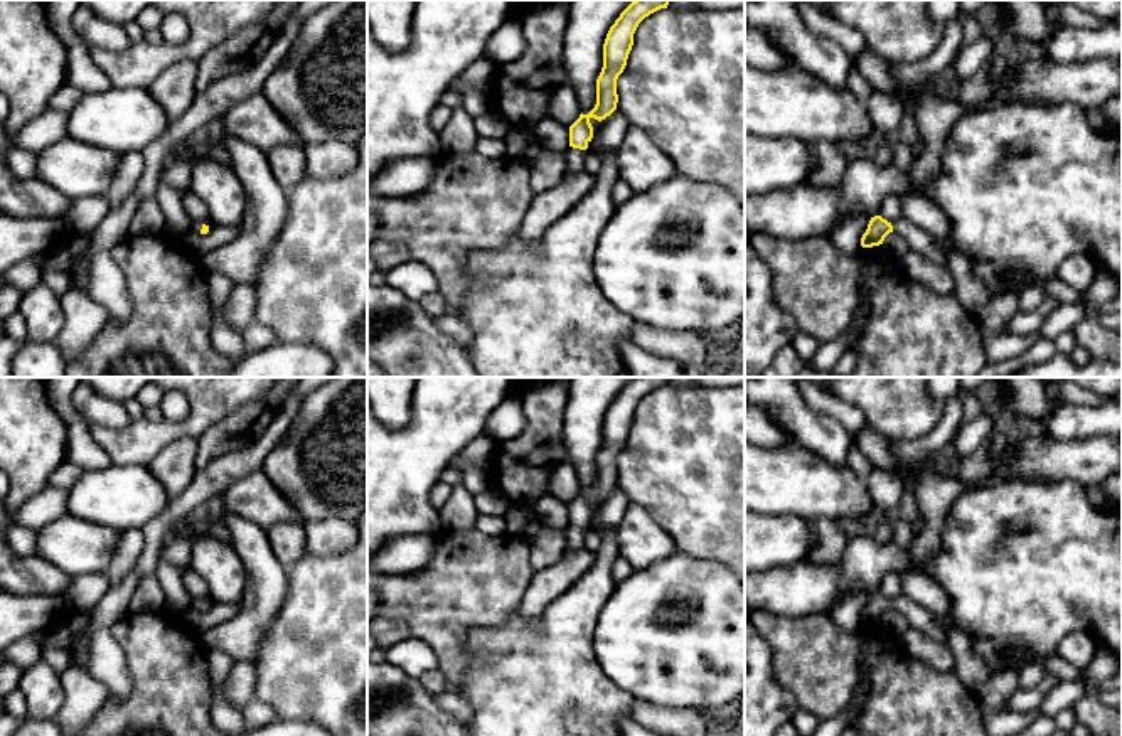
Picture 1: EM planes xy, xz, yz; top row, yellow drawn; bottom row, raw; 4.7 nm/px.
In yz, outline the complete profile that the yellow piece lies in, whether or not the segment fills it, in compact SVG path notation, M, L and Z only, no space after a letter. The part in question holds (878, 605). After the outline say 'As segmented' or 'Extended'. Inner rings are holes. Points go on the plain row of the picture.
M881 593L871 595L868 606L861 615L861 623L879 623L890 610L900 611L908 620L908 627L918 628L927 637L938 642L947 642L948 632L952 628L959 628L957 621L952 616L938 620L923 606L905 596L888 600Z. Extended

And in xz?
M633 377L610 404L603 421L603 445L596 456L596 482L588 492L581 490L569 504L569 527L566 529L569 549L583 547L585 529L593 515L590 497L601 499L617 487L617 456L627 443L638 401L667 382L669 377Z. Extended

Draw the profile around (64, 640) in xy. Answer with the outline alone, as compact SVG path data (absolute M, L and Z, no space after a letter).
M62 608L52 623L42 630L42 660L62 674L72 665L84 667L93 611L67 611Z

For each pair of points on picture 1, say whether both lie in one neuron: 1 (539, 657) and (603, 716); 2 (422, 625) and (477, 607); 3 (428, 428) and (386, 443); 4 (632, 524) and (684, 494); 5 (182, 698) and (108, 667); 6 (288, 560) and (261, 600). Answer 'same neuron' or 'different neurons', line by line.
1: same neuron
2: same neuron
3: same neuron
4: different neurons
5: different neurons
6: different neurons

